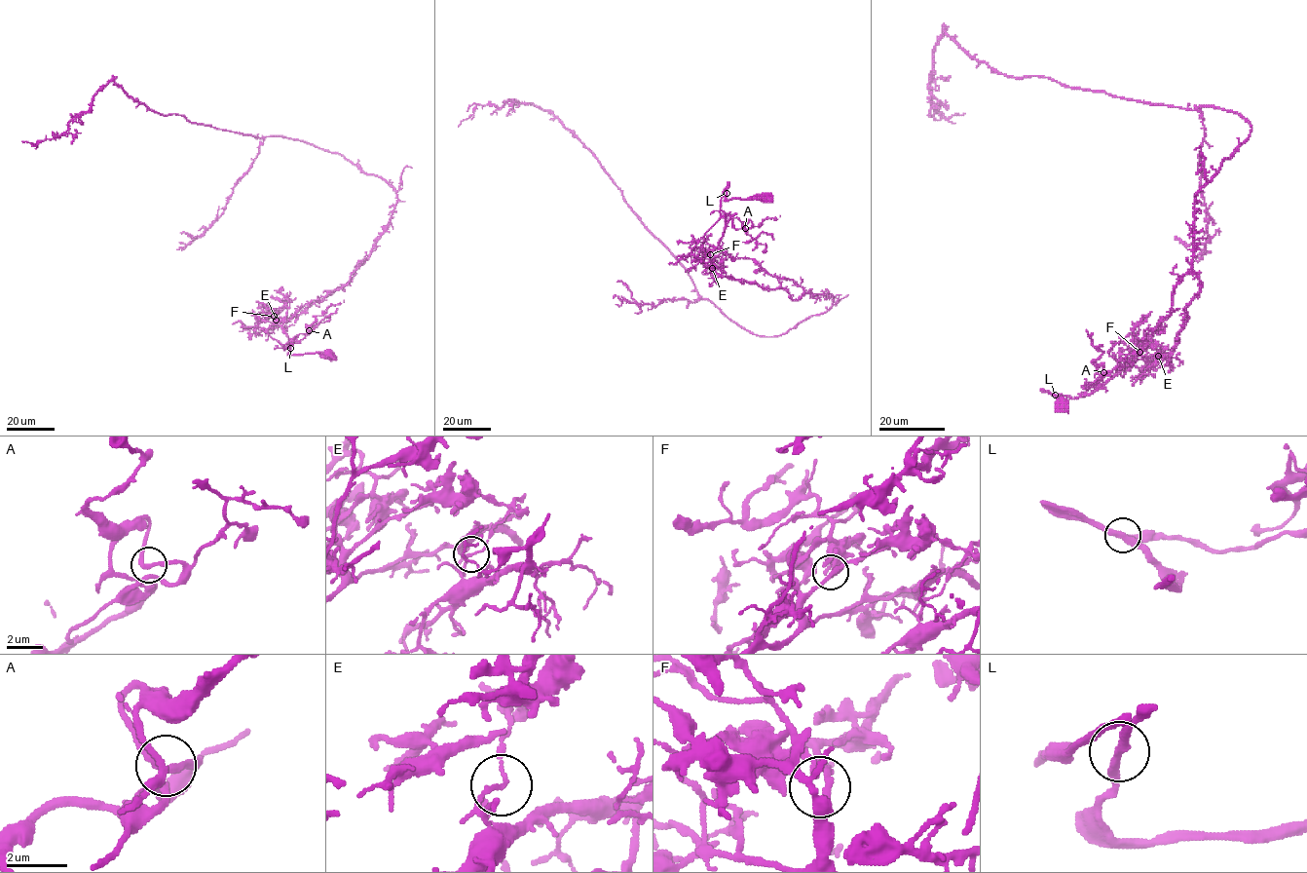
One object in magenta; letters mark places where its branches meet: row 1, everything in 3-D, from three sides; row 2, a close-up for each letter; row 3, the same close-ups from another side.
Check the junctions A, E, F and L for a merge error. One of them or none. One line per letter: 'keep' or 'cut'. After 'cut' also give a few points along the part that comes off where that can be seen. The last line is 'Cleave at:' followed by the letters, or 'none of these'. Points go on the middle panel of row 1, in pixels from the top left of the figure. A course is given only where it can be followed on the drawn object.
A: keep
E: cut | (712, 268), (711, 251), (725, 228), (720, 209), (723, 192), (727, 188), (727, 200), (772, 195)
F: keep
L: keep
Cleave at: E

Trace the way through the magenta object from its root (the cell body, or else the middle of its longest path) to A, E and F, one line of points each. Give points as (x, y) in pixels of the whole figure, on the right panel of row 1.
A: (1063, 402), (1066, 401), (1064, 404), (1049, 393), (1072, 398), (1089, 395), (1097, 388), (1089, 385), (1103, 372)
E: (1063, 402), (1049, 393), (1072, 398), (1089, 395), (1143, 350), (1162, 346), (1158, 357)
F: (1063, 402), (1066, 401), (1064, 404), (1049, 393), (1072, 398), (1089, 395), (1130, 365), (1139, 352)

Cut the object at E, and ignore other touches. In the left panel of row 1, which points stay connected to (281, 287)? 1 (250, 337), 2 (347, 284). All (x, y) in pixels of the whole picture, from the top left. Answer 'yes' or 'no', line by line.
1: no
2: no

